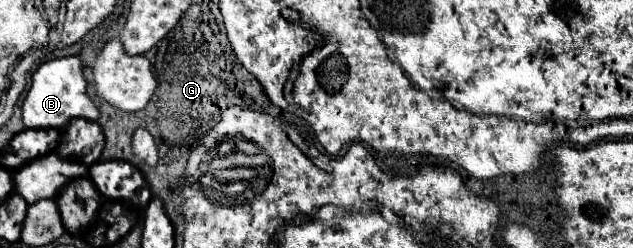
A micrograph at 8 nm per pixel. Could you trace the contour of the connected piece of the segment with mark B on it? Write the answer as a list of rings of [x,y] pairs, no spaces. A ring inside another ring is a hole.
[[[62,57],[42,63],[34,75],[30,91],[22,105],[22,119],[28,129],[62,129],[68,125],[70,119],[84,117],[84,119],[98,119],[98,109],[86,93],[86,81],[82,75],[82,63],[78,57]]]

